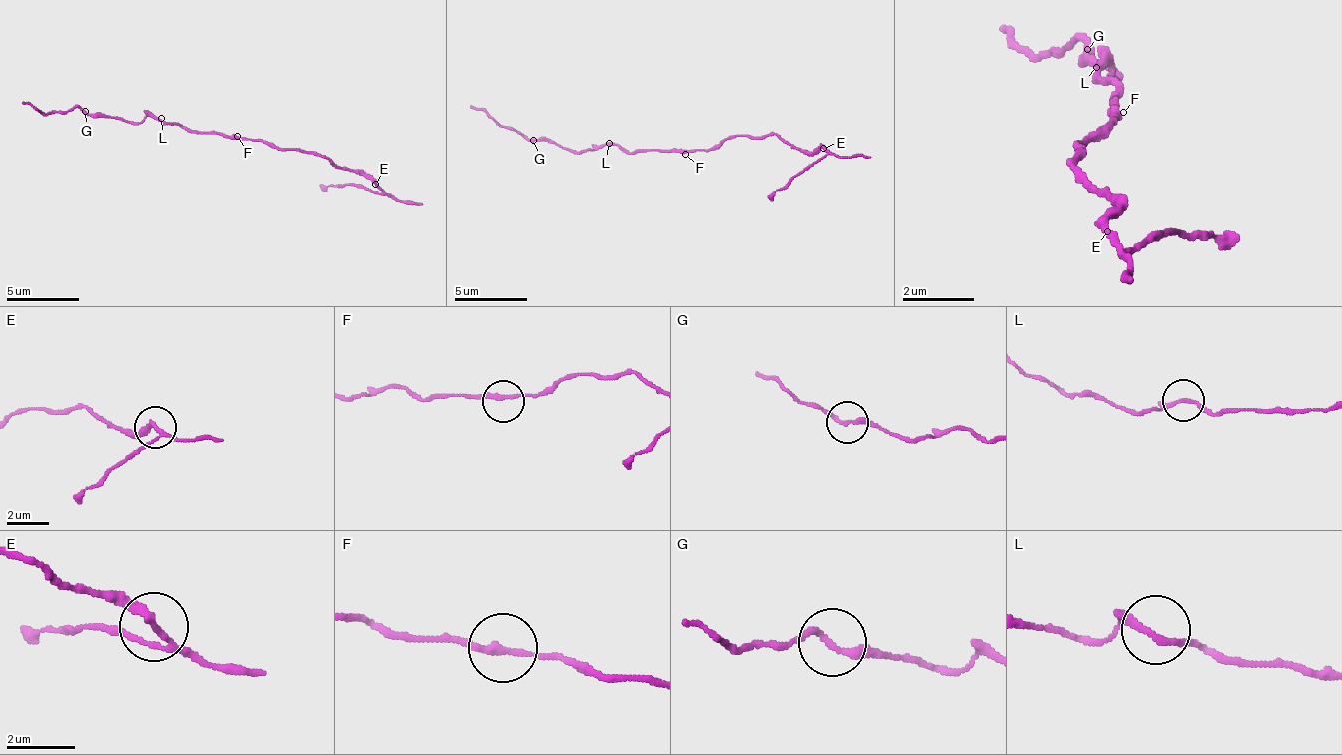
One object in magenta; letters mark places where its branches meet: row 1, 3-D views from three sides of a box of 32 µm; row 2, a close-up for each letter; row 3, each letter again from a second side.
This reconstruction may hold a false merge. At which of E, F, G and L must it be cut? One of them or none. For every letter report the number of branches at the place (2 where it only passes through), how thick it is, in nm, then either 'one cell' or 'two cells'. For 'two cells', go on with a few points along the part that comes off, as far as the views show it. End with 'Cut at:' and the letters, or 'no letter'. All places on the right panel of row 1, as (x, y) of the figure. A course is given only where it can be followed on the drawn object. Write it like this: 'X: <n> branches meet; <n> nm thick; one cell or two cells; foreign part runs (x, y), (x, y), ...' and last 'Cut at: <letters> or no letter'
E: 3 branches meet; 190 nm thick; one cell
F: 2 branches meet; 200 nm thick; one cell
G: 2 branches meet; 190 nm thick; one cell
L: 3 branches meet; 160 nm thick; one cell
Cut at: no letter

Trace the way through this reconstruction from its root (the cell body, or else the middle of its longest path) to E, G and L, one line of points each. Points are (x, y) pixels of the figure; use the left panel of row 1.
E: (237, 140), (266, 140), (277, 151), (317, 151), (331, 158), (342, 169), (364, 172), (375, 183)
G: (237, 140), (215, 133), (186, 133), (179, 125), (154, 118), (121, 122), (107, 114), (89, 114), (85, 111)
L: (237, 140), (215, 133), (186, 133), (179, 125), (172, 125), (161, 118)

